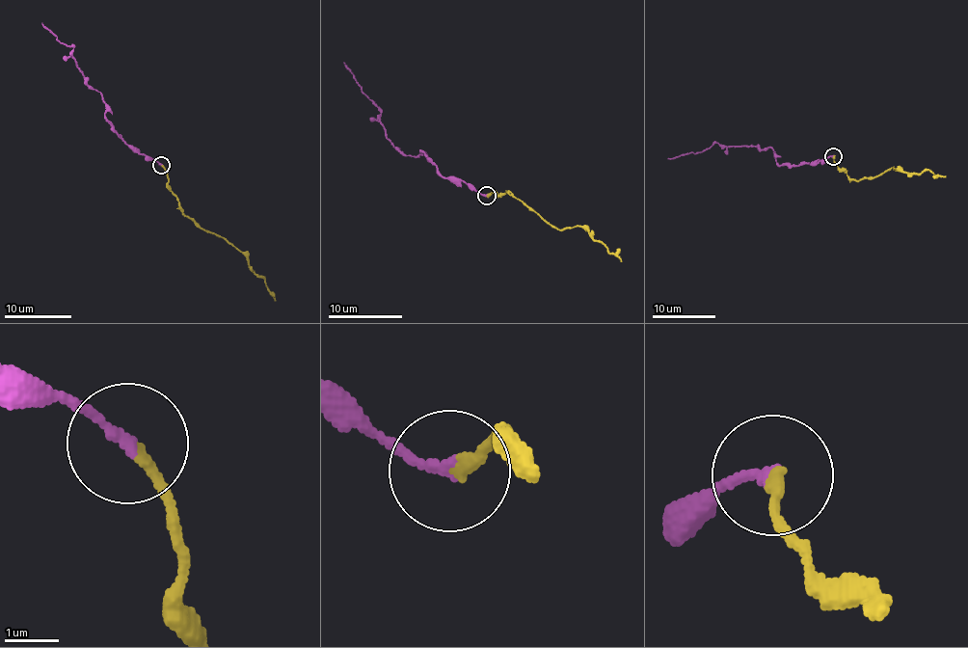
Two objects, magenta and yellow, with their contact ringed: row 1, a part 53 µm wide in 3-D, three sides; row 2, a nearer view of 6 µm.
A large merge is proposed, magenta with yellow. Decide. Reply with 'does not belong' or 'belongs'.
belongs

